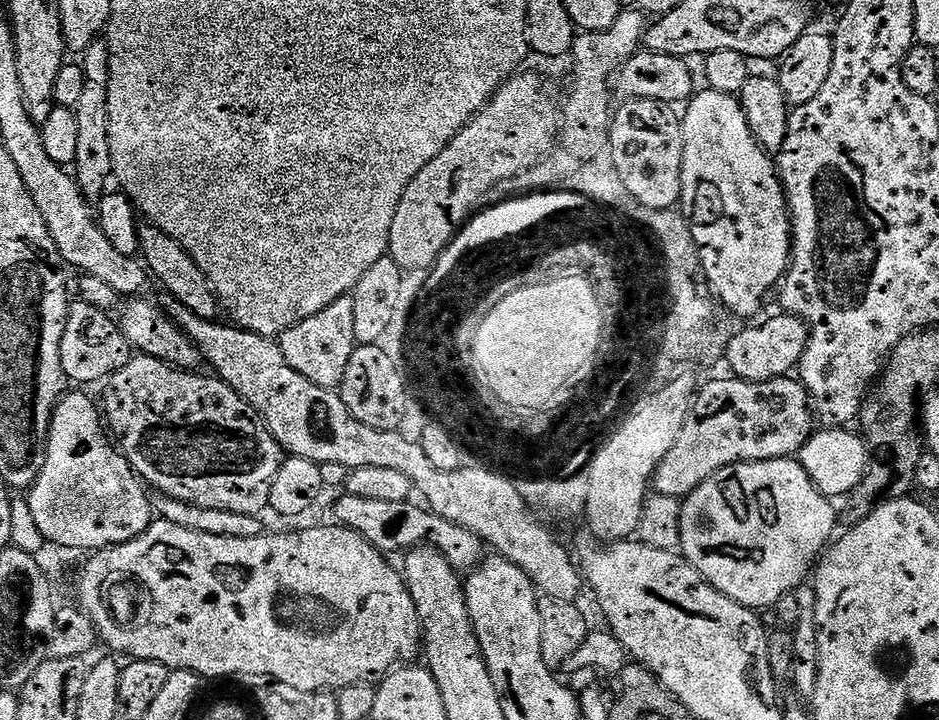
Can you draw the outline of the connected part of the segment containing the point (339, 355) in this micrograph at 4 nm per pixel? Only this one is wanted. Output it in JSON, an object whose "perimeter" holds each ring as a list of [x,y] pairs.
{"perimeter":[[[351,295],[336,299],[325,310],[320,310],[318,314],[288,328],[281,333],[278,343],[287,364],[297,370],[298,374],[323,388],[339,387],[357,343]]]}

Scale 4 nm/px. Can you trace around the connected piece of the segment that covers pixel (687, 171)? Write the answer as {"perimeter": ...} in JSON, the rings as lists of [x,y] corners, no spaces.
{"perimeter":[[[697,91],[687,101],[688,109],[682,112],[684,149],[678,204],[700,252],[702,280],[707,291],[734,315],[748,318],[759,314],[768,291],[771,288],[773,291],[784,279],[788,261],[793,255],[794,233],[788,201],[784,199],[784,185],[780,182],[773,157],[751,132],[739,99],[721,92],[703,91]]]}

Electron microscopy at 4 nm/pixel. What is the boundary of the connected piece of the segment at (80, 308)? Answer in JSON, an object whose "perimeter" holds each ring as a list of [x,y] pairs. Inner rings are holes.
{"perimeter":[[[76,302],[68,309],[64,333],[60,339],[60,361],[65,377],[73,385],[88,386],[107,381],[119,368],[124,368],[133,359],[134,349],[128,339],[120,333],[117,321],[101,308]],[[112,319],[112,320],[111,320]],[[100,380],[100,381],[99,381]]]}

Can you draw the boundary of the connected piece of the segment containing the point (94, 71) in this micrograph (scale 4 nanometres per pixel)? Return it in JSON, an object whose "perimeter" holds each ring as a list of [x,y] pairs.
{"perimeter":[[[99,38],[82,53],[84,81],[82,94],[74,107],[77,120],[76,172],[74,179],[78,187],[84,191],[89,201],[99,201],[109,187],[108,176],[113,175],[110,158],[110,134],[108,133],[108,83],[110,82],[110,50],[107,39]]]}

